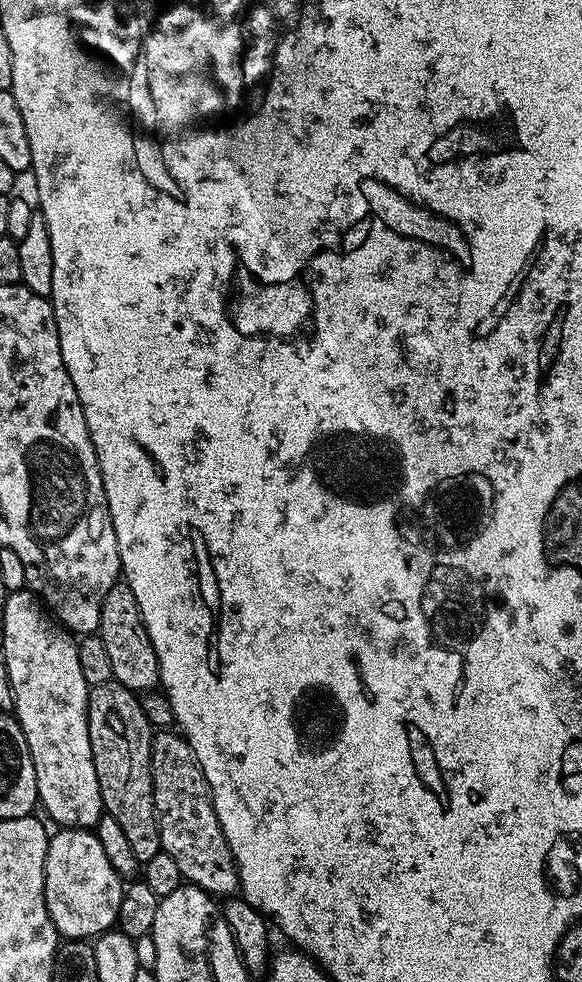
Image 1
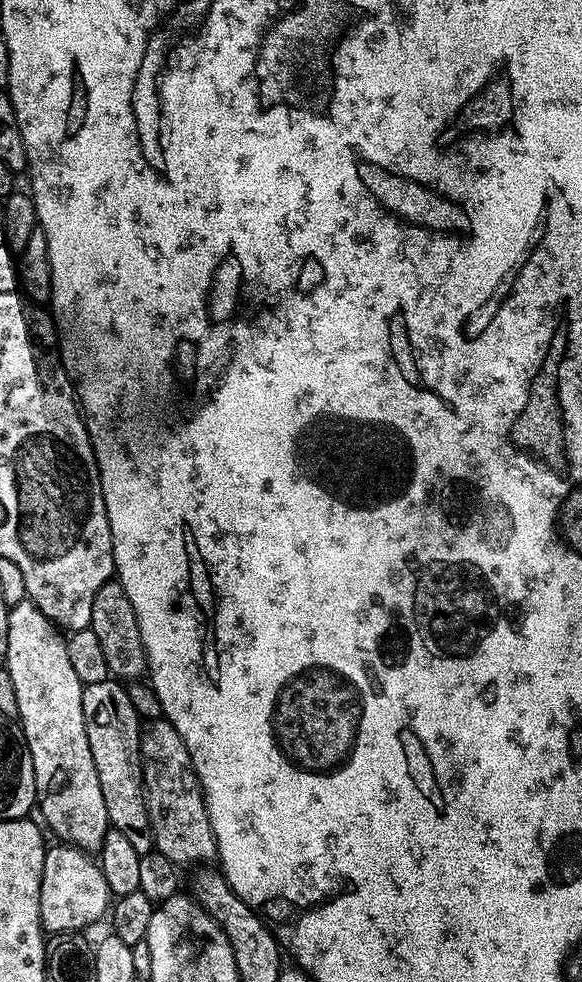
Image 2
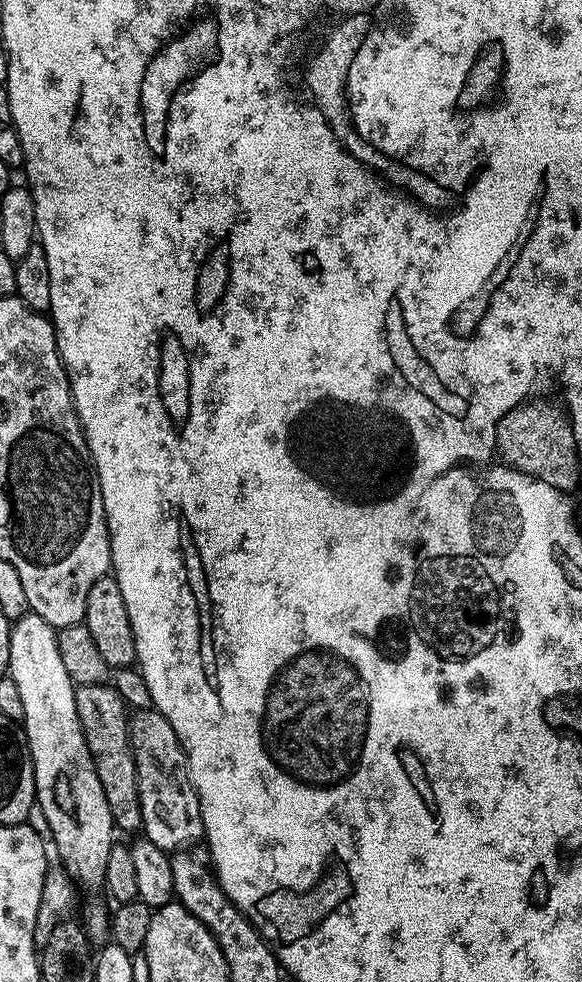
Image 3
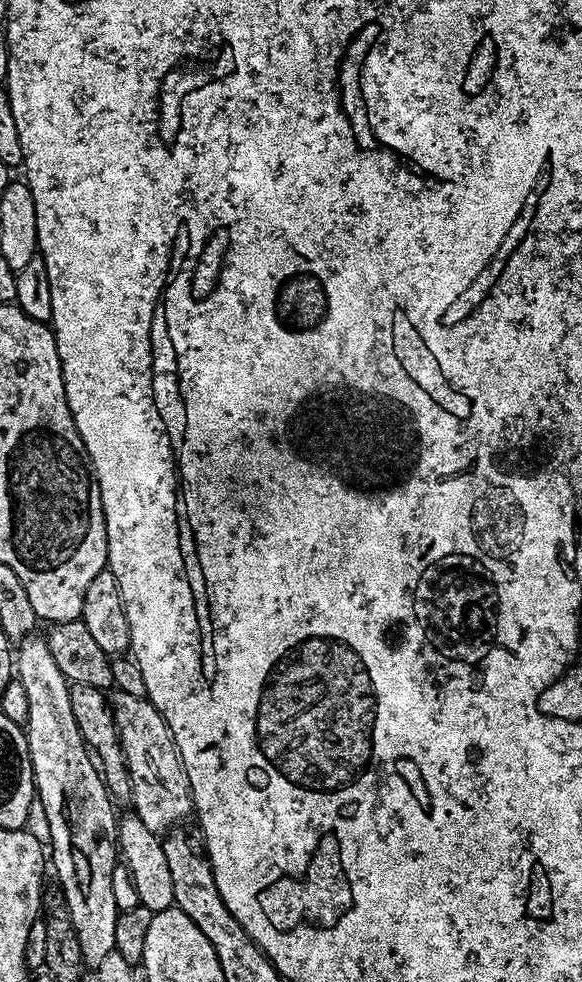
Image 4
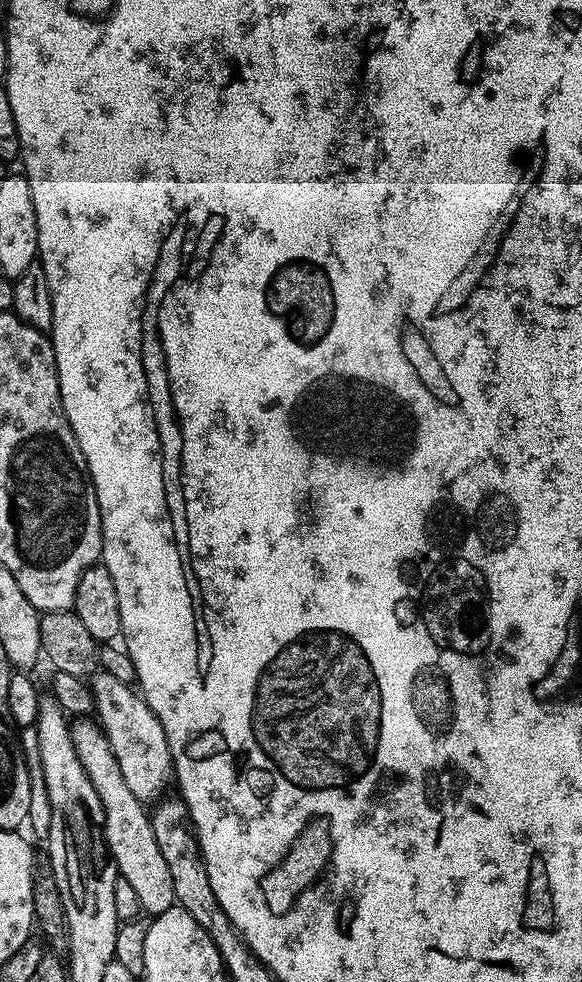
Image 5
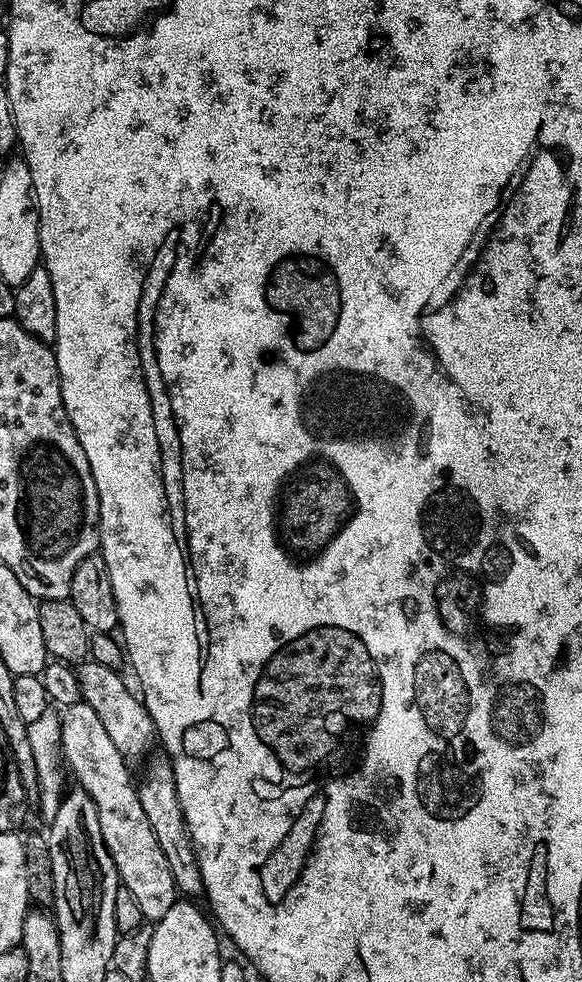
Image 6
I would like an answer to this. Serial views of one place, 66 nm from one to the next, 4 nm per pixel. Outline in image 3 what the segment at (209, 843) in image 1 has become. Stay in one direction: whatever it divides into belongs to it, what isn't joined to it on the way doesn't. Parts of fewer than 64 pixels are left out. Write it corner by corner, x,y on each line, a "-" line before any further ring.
140,710
131,717
128,729
132,735
132,757
138,770
138,798
142,806
143,835
154,846
169,854
199,845
204,840
204,823
194,782
188,773
188,759
174,734
174,726
166,722
161,712

